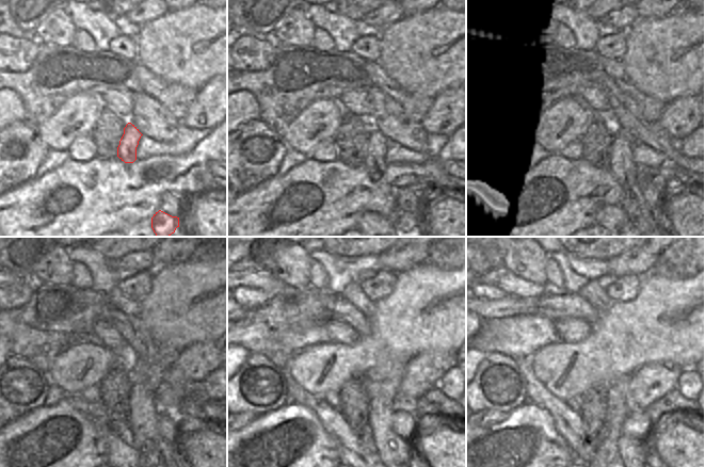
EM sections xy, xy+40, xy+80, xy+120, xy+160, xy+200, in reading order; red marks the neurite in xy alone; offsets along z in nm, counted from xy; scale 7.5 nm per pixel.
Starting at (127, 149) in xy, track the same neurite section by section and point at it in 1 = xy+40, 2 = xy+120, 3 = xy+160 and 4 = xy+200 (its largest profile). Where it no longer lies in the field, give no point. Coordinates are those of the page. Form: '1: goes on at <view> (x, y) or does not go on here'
1: goes on at xy+40 (374, 160)
2: goes on at xy+120 (146, 376)
3: goes on at xy+160 (382, 382)
4: goes on at xy+200 (631, 450)

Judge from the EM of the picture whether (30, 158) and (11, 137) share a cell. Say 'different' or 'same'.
same

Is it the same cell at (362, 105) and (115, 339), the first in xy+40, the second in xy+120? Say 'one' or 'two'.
one

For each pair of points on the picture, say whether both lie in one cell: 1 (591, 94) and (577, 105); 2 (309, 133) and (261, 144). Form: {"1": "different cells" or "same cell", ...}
{"1": "different cells", "2": "different cells"}

